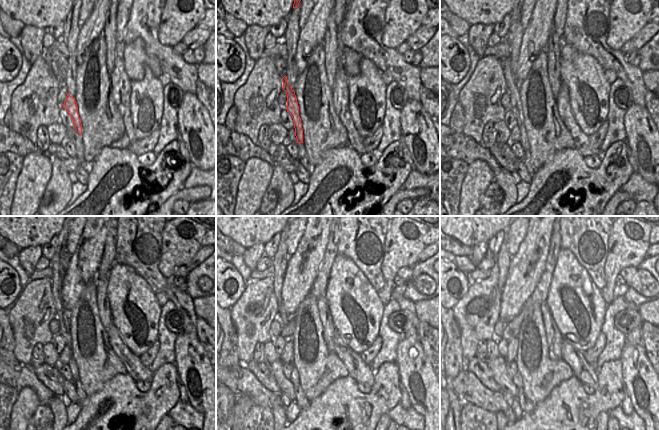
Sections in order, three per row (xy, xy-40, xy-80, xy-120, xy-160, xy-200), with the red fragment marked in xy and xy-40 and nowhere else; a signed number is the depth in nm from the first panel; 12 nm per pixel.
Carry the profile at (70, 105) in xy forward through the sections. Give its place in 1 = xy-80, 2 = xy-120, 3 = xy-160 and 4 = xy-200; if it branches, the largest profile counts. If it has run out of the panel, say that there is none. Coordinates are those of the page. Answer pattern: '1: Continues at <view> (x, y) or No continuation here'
1: Continues at xy-80 (512, 84)
2: Continues at xy-120 (64, 315)
3: Continues at xy-160 (280, 259)
4: Continues at xy-200 (503, 258)

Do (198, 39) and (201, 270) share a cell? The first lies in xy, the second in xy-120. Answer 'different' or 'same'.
different

